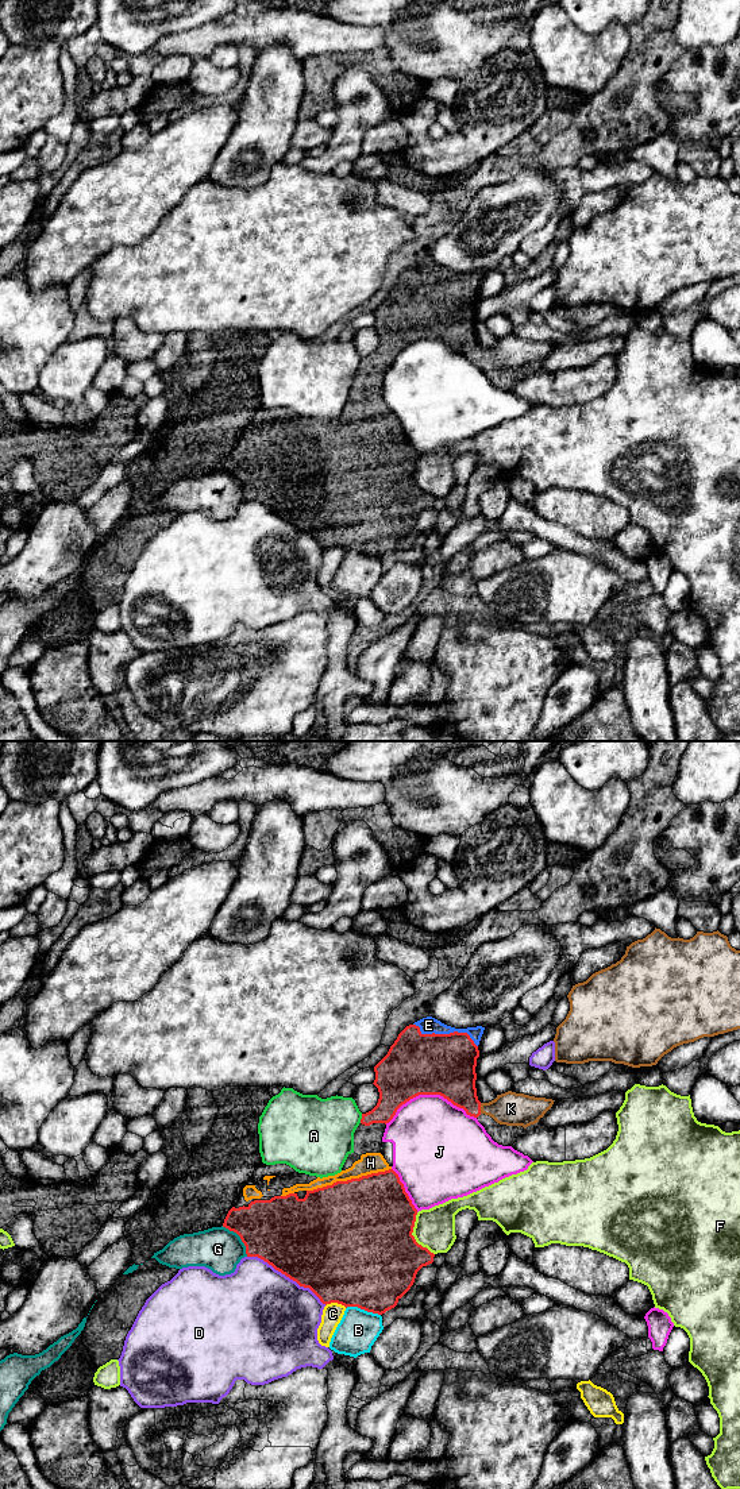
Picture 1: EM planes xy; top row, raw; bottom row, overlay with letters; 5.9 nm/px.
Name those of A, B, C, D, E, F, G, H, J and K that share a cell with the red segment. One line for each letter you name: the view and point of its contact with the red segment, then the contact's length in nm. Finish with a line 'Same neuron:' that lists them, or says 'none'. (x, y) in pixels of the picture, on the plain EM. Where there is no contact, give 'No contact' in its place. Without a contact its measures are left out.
E: Touches red at xy (446, 278). Shared border 400 nm
H: Touches red at xy (349, 424). Shared border 500 nm
Same neuron: E, H

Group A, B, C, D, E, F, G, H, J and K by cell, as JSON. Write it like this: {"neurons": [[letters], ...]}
{"neurons": [["A"], ["B"], ["C"], ["D"], ["E", "H"], ["F"], ["G"], ["J"], ["K"]]}

